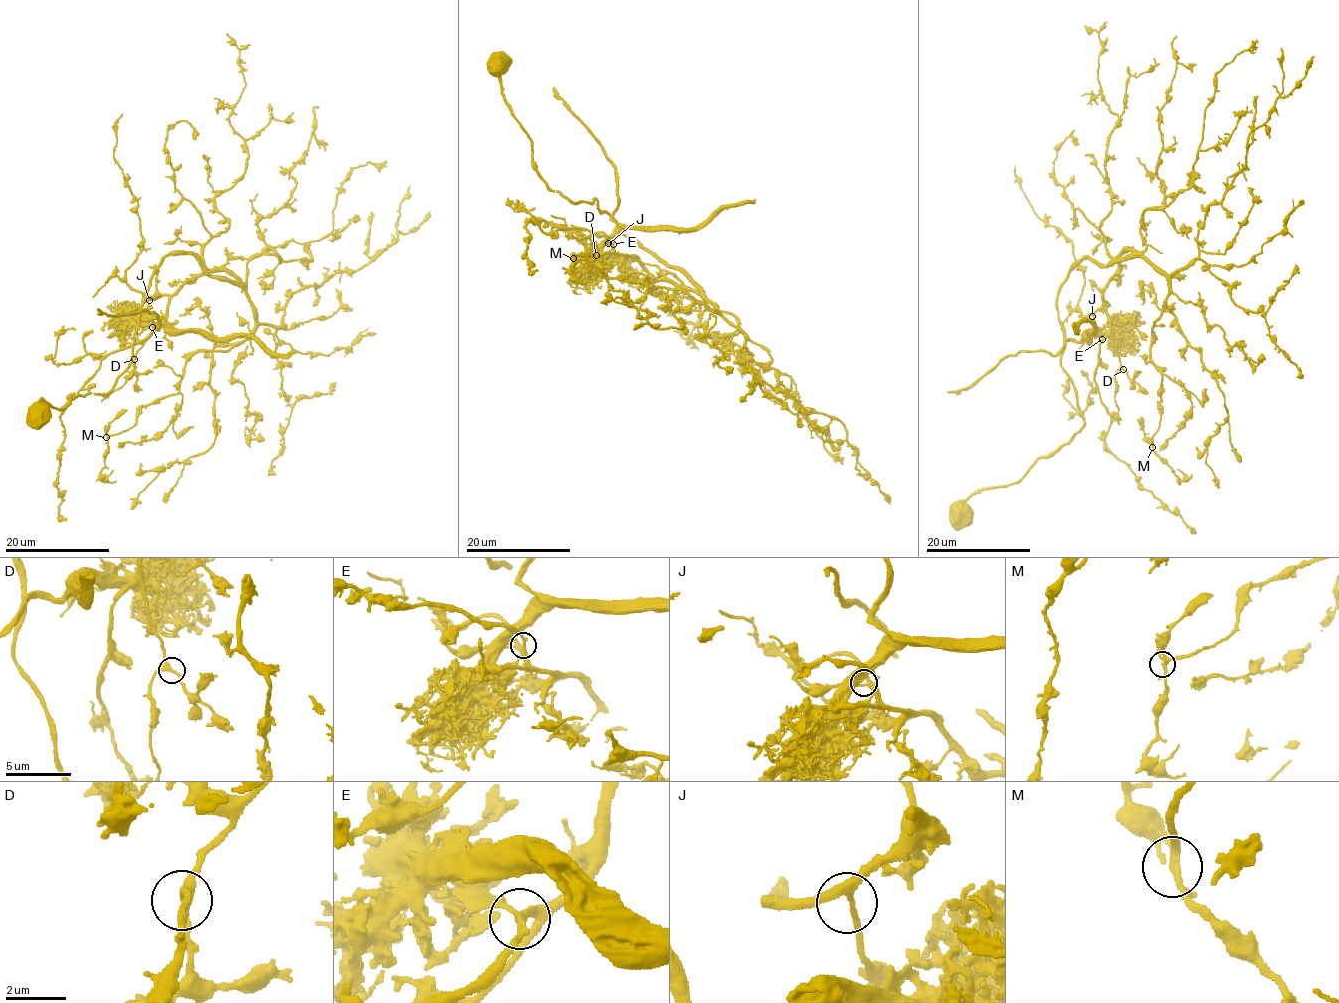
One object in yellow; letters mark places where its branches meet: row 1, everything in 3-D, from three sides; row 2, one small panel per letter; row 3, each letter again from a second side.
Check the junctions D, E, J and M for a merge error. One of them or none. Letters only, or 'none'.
E

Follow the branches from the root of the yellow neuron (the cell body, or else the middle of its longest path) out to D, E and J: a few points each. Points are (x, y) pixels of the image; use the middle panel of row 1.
D: (497, 65), (551, 189), (575, 204), (596, 198), (698, 292), (655, 280), (631, 255), (596, 255)
E: (497, 65), (503, 99), (551, 189), (575, 204), (596, 198), (599, 213), (698, 292), (655, 280), (613, 244)
J: (497, 65), (503, 99), (551, 189), (575, 204), (596, 198), (599, 213), (698, 292), (655, 280), (608, 243)

